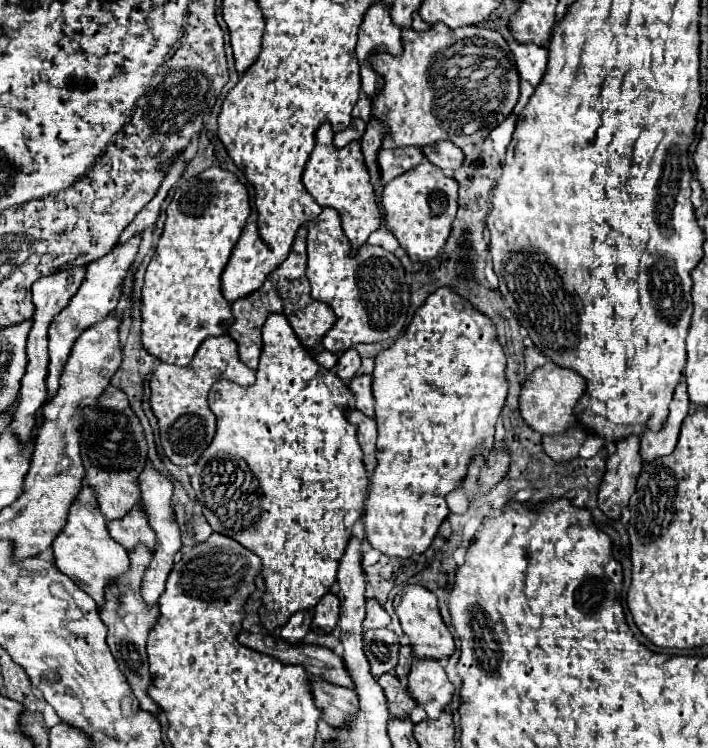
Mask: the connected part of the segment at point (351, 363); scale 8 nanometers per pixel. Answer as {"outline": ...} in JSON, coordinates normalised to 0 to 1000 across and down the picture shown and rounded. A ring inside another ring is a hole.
{"outline":[[[496,465],[496,468],[490,468],[490,471],[484,471],[484,473],[479,476],[473,500],[476,500],[484,511],[493,511],[499,503],[504,503],[507,489],[510,489],[510,479],[507,479],[504,468]]]}

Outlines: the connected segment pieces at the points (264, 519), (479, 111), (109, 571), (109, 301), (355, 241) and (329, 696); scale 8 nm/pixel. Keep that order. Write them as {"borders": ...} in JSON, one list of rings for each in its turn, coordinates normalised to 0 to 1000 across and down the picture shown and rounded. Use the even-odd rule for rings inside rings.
{"borders":[[[[383,420],[371,436],[371,471],[369,471],[360,513],[343,519],[323,508],[309,508],[295,521],[295,545],[306,556],[306,580],[301,586],[301,591],[295,594],[295,599],[281,612],[281,618],[275,620],[275,634],[270,636],[270,650],[275,655],[278,671],[287,676],[287,690],[292,693],[301,711],[332,719],[335,725],[340,725],[340,730],[346,730],[349,735],[355,735],[357,741],[363,741],[369,746],[369,754],[371,754],[369,767],[371,767],[374,783],[377,783],[374,794],[371,794],[371,813],[383,821],[383,824],[369,824],[369,837],[380,845],[405,834],[405,826],[411,826],[411,821],[417,821],[422,816],[442,816],[448,810],[451,799],[456,799],[456,794],[462,794],[470,786],[470,781],[476,775],[479,749],[490,733],[490,725],[496,722],[496,709],[499,709],[501,698],[513,690],[521,636],[513,623],[513,607],[510,607],[510,599],[501,586],[504,572],[490,561],[490,548],[493,548],[496,535],[499,535],[496,521],[470,497],[459,495],[456,489],[451,489],[445,484],[442,473],[425,463],[425,457],[419,455],[414,439],[408,436],[408,430],[400,420]]],[[[623,29],[612,32],[600,43],[586,43],[581,37],[566,40],[569,70],[564,75],[555,72],[530,72],[524,75],[524,88],[541,104],[541,118],[524,131],[527,147],[524,152],[547,168],[547,179],[541,184],[538,198],[564,198],[564,195],[592,195],[603,214],[626,227],[645,227],[657,206],[645,195],[674,193],[685,187],[694,174],[725,147],[733,131],[733,96],[722,67],[713,51],[679,35],[654,35],[634,37]]],[[[117,644],[117,655],[112,655],[112,666],[106,668],[106,674],[100,674],[95,703],[89,703],[83,719],[78,719],[72,733],[81,759],[95,767],[117,791],[123,791],[137,807],[148,805],[145,794],[157,773],[171,770],[182,762],[179,735],[154,717],[151,695],[145,693],[140,674],[134,671],[134,658],[129,655],[129,650],[123,650],[123,644]]],[[[199,316],[182,318],[179,324],[168,324],[157,337],[151,337],[148,342],[143,342],[140,348],[129,350],[120,358],[120,372],[114,385],[109,388],[109,393],[97,401],[95,412],[89,412],[78,428],[69,436],[69,503],[66,503],[66,521],[69,521],[69,532],[75,532],[75,527],[83,519],[83,503],[89,497],[89,487],[97,479],[97,471],[106,460],[106,455],[112,452],[112,447],[131,436],[134,430],[145,428],[157,414],[162,414],[171,393],[174,393],[174,372],[182,366],[185,356],[194,348],[194,337],[196,337],[196,326],[199,326]]],[[[459,163],[445,176],[445,198],[428,227],[428,246],[451,275],[456,278],[465,275],[479,283],[482,302],[496,324],[496,334],[504,337],[518,324],[521,313],[538,302],[538,278],[532,273],[530,251],[524,249],[521,227],[510,206],[510,193],[496,190],[487,198],[476,201],[468,187],[470,187],[468,166]]],[[[453,906],[439,909],[439,928],[445,944],[453,949],[453,960],[465,971],[482,971],[499,960],[507,949],[507,933],[496,920],[465,914]]]]}

